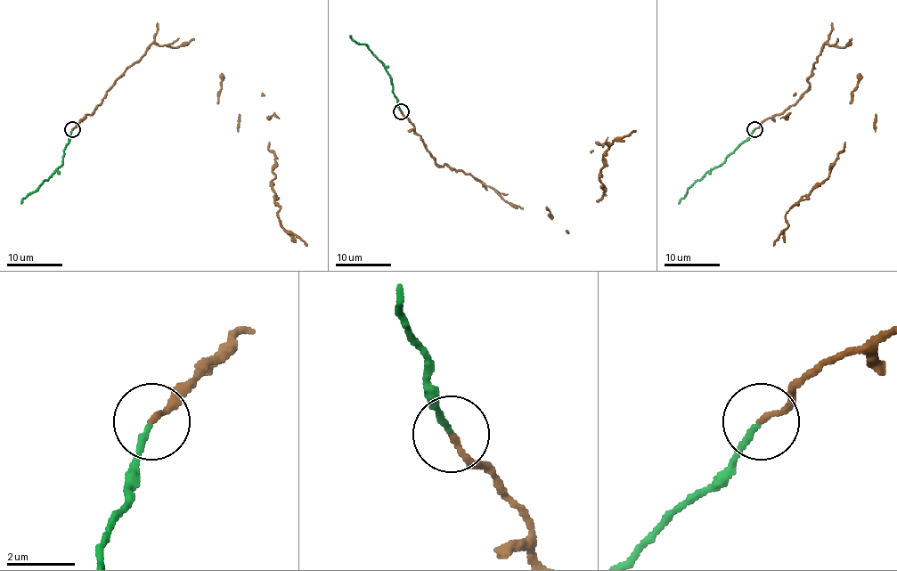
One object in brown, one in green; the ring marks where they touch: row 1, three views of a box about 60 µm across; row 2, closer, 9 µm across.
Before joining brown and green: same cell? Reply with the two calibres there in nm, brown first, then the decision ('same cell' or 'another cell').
160/180 nm | another cell

